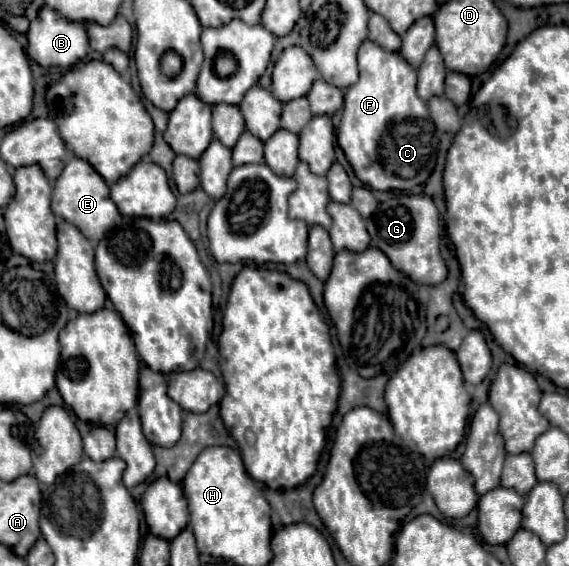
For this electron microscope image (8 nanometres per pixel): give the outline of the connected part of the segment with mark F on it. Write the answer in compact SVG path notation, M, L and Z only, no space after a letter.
M363 41L357 53L359 61L359 81L351 85L345 93L343 117L337 129L337 143L343 149L347 161L351 163L355 175L377 191L389 189L411 189L405 181L393 181L379 163L379 139L389 121L395 119L427 119L427 105L419 99L415 85L417 85L417 71L399 57L399 53L391 53L375 45L373 41Z

